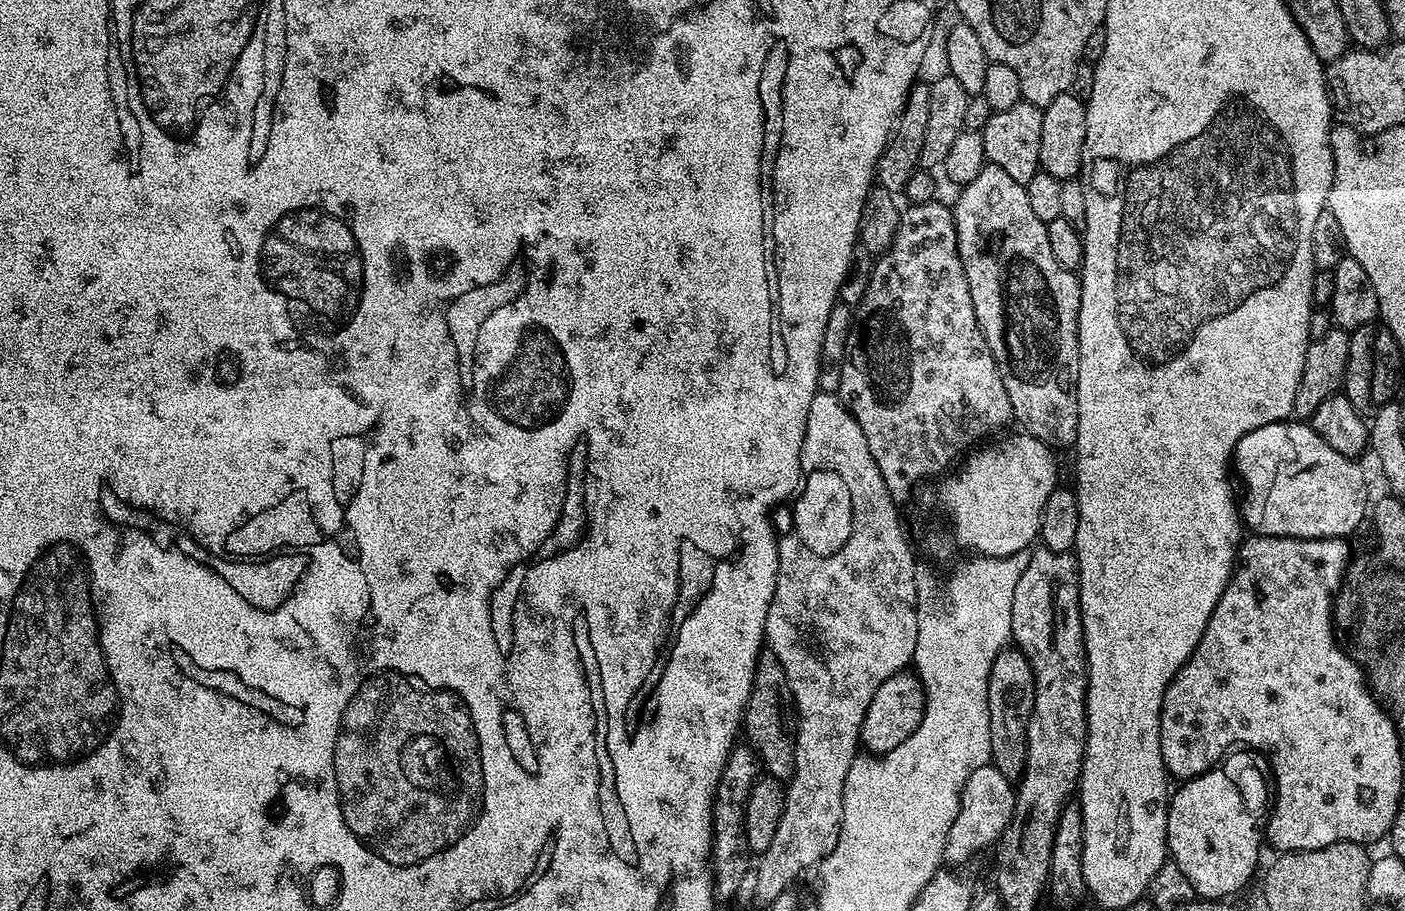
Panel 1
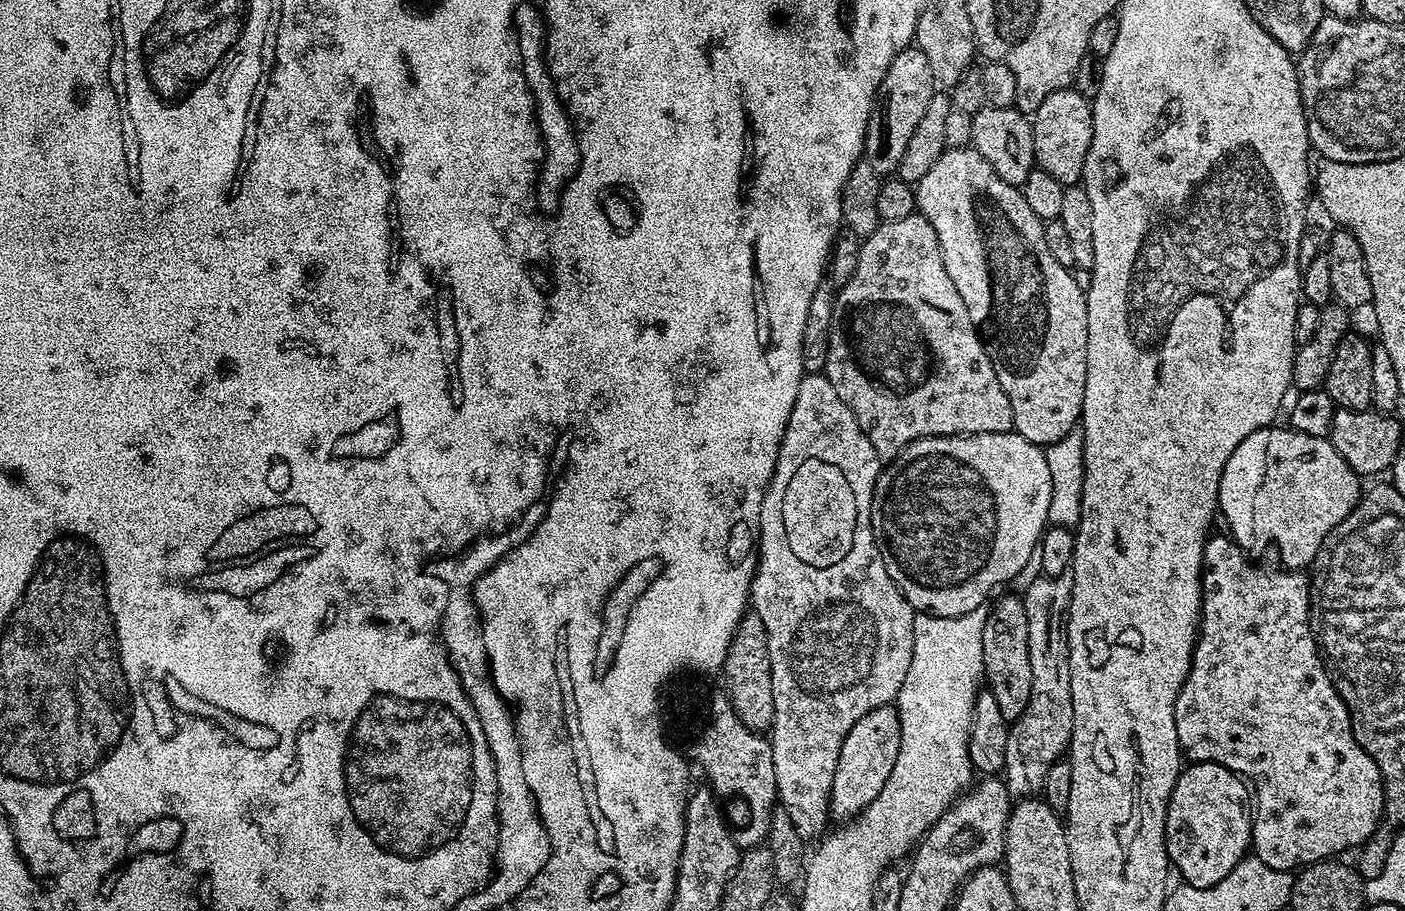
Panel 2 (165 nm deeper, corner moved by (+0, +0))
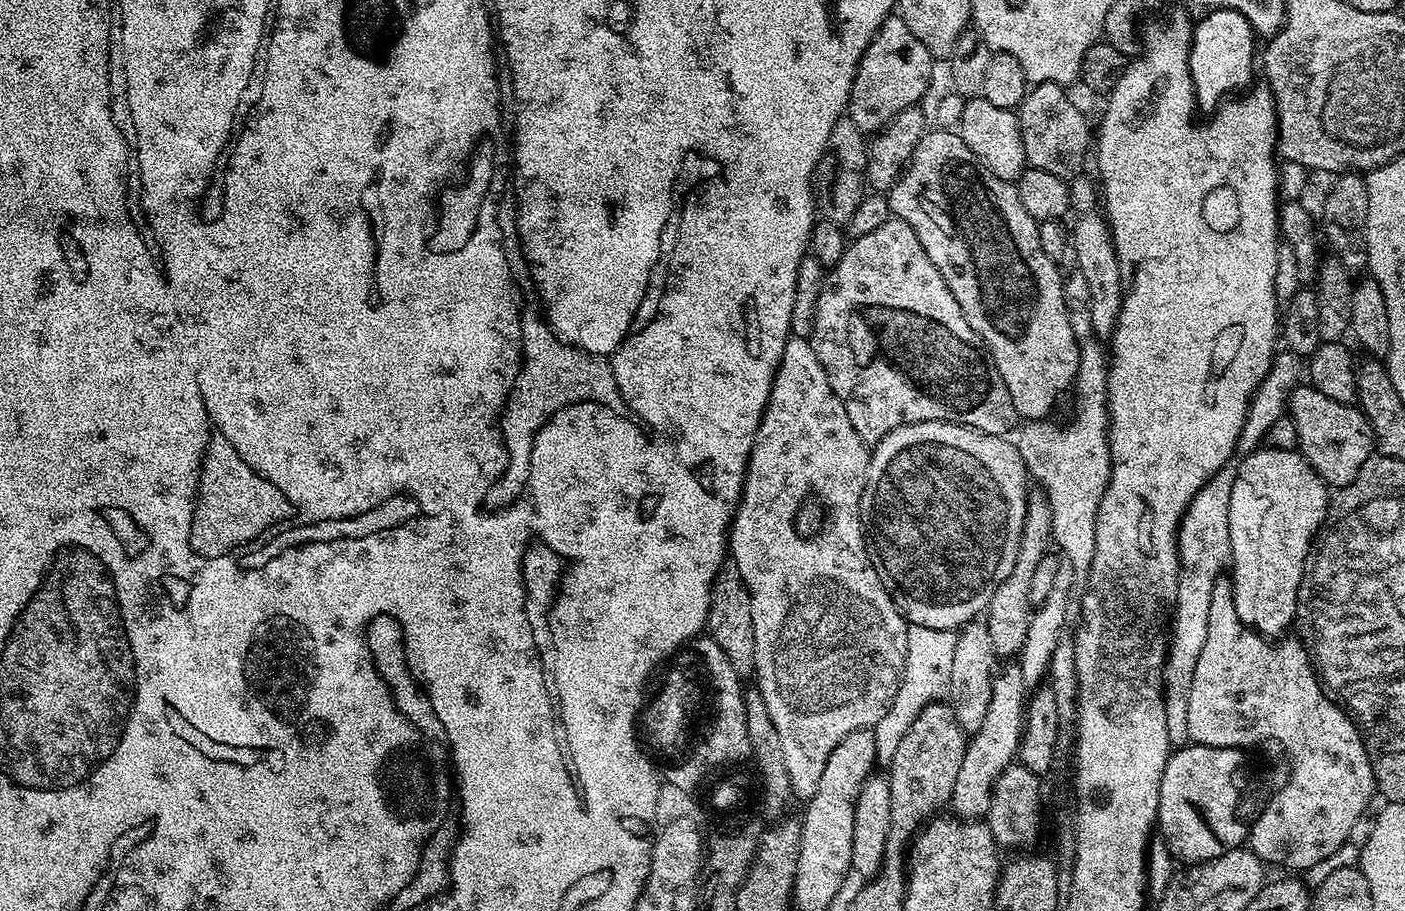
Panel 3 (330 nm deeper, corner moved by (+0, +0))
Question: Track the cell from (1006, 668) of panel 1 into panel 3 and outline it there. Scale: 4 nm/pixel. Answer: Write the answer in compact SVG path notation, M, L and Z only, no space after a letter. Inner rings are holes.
M1043 490L1029 491L1026 522L1022 522L1022 542L1018 546L1018 558L1014 558L1014 567L1011 568L1010 575L1002 581L1002 586L998 586L998 590L994 590L994 598L990 598L986 609L986 623L997 657L1019 657L1026 642L1026 630L1030 630L1034 611L1034 606L1030 602L1030 585L1038 562L1042 562L1042 558L1049 555L1048 546L1052 543L1051 510L1047 494Z

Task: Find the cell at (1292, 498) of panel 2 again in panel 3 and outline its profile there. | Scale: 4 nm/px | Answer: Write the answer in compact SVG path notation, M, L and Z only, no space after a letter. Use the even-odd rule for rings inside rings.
M1260 446L1255 452L1247 453L1243 459L1239 461L1230 495L1232 597L1238 618L1246 627L1253 628L1261 636L1280 638L1287 633L1284 631L1288 627L1293 627L1296 619L1298 586L1302 582L1304 563L1312 540L1328 512L1330 488L1299 451Z

